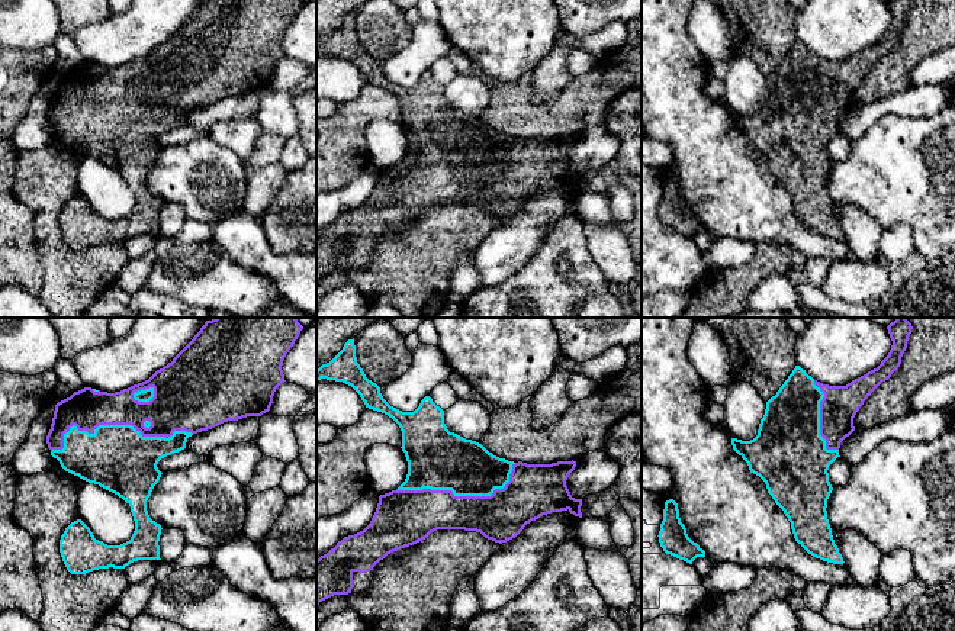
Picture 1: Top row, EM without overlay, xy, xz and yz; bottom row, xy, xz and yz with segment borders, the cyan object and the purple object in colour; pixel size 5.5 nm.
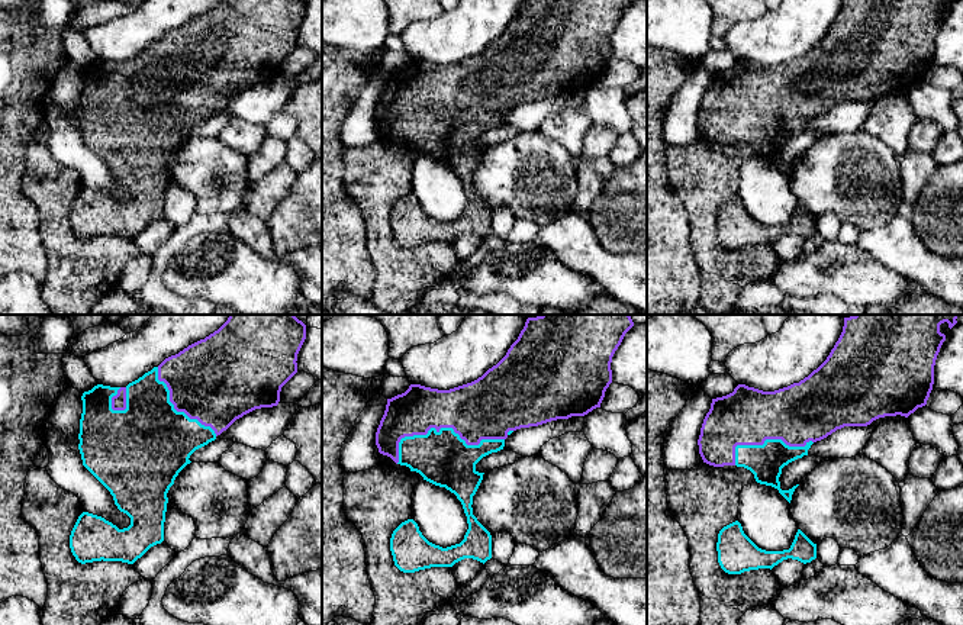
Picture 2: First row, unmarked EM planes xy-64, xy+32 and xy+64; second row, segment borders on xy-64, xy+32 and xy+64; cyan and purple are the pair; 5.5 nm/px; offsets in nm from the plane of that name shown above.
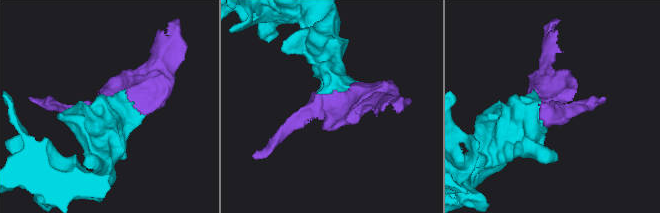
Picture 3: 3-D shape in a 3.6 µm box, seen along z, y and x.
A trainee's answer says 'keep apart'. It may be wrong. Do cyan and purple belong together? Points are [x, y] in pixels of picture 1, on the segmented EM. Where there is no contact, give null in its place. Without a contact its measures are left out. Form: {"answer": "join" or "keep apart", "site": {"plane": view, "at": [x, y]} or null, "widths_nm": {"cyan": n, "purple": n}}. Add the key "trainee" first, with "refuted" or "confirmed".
{"trainee": "refuted", "answer": "join", "site": {"plane": "xy", "at": [115, 425]}, "widths_nm": {"cyan": 360, "purple": 220}}

